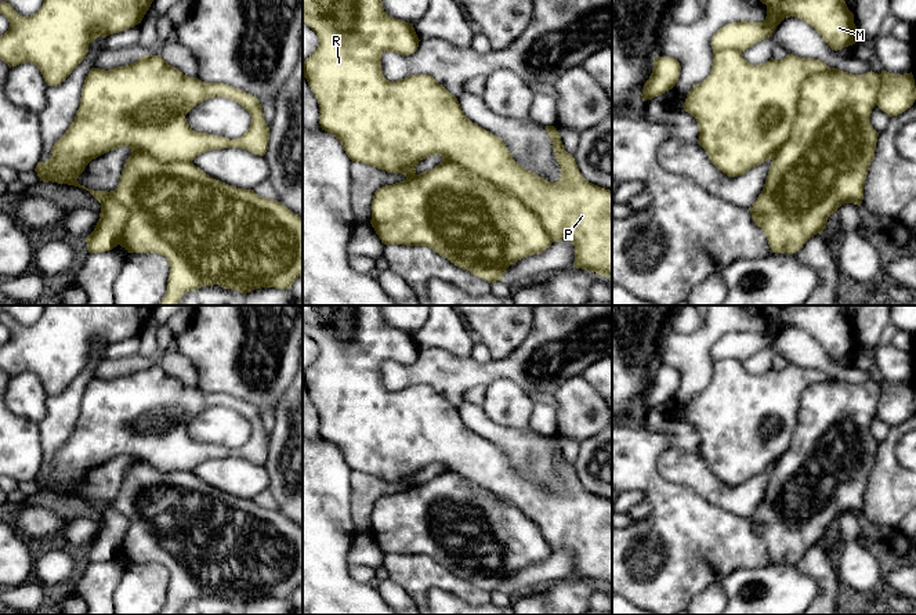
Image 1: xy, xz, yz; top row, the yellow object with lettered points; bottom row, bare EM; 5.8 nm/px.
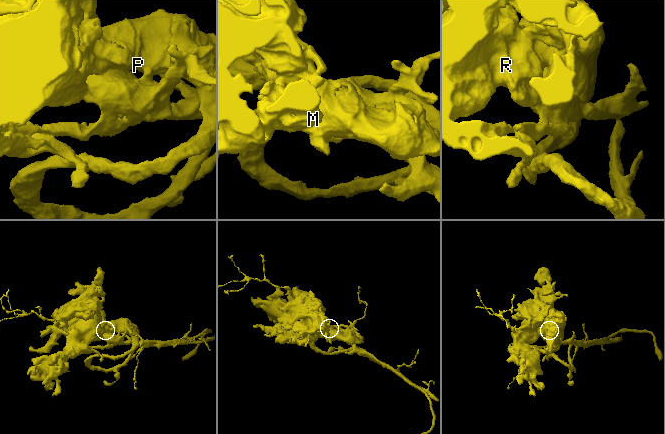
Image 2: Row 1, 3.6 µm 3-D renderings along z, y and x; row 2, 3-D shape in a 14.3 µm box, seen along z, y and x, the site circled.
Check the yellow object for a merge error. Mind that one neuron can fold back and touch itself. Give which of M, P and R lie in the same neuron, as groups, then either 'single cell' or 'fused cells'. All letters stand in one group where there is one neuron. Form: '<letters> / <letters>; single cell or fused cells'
M / P R; fused cells

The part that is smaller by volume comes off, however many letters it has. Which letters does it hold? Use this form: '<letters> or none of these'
M

